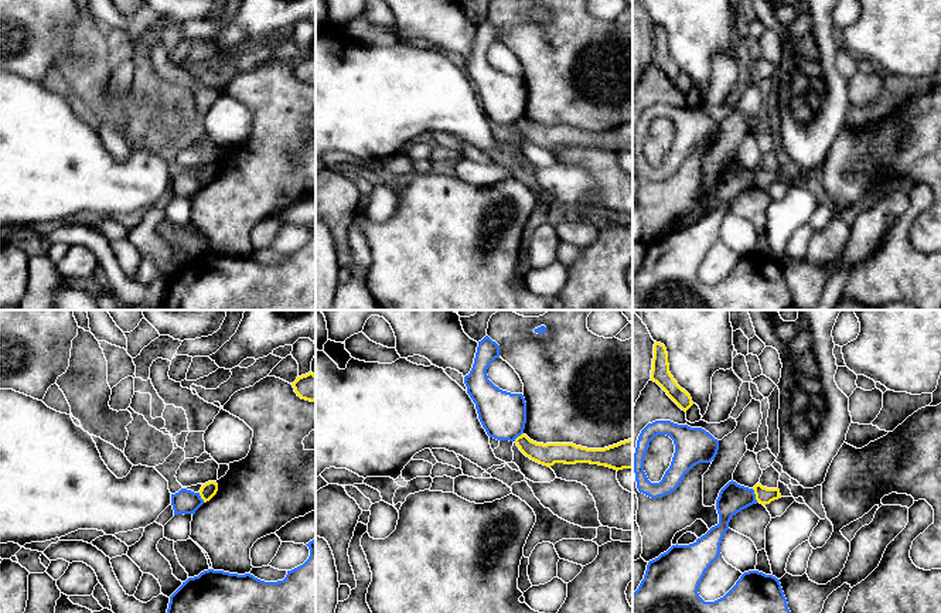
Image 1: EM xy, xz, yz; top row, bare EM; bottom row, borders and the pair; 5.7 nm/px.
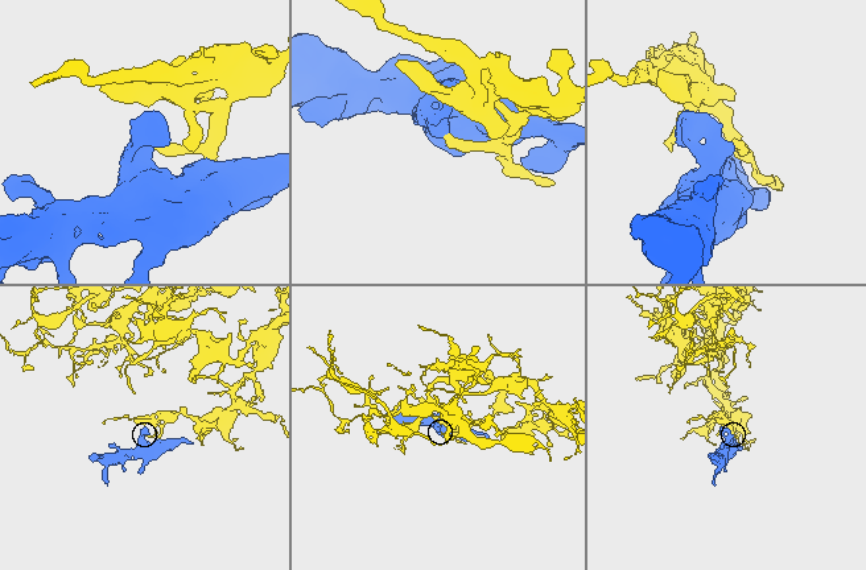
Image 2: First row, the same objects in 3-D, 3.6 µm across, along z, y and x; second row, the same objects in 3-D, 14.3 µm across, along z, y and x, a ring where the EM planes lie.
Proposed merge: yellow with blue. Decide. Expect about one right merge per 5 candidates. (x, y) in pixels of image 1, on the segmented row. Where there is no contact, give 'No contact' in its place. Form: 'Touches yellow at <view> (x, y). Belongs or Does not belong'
Touches yellow at yz (756, 496). Does not belong

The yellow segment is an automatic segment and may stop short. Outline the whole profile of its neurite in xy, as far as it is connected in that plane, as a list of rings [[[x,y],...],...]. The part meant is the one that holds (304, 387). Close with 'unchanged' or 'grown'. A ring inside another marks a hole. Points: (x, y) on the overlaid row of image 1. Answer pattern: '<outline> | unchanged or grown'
[[[311,371],[306,375],[297,377],[293,382],[293,388],[301,399],[310,402],[316,401],[316,375]]] | unchanged

